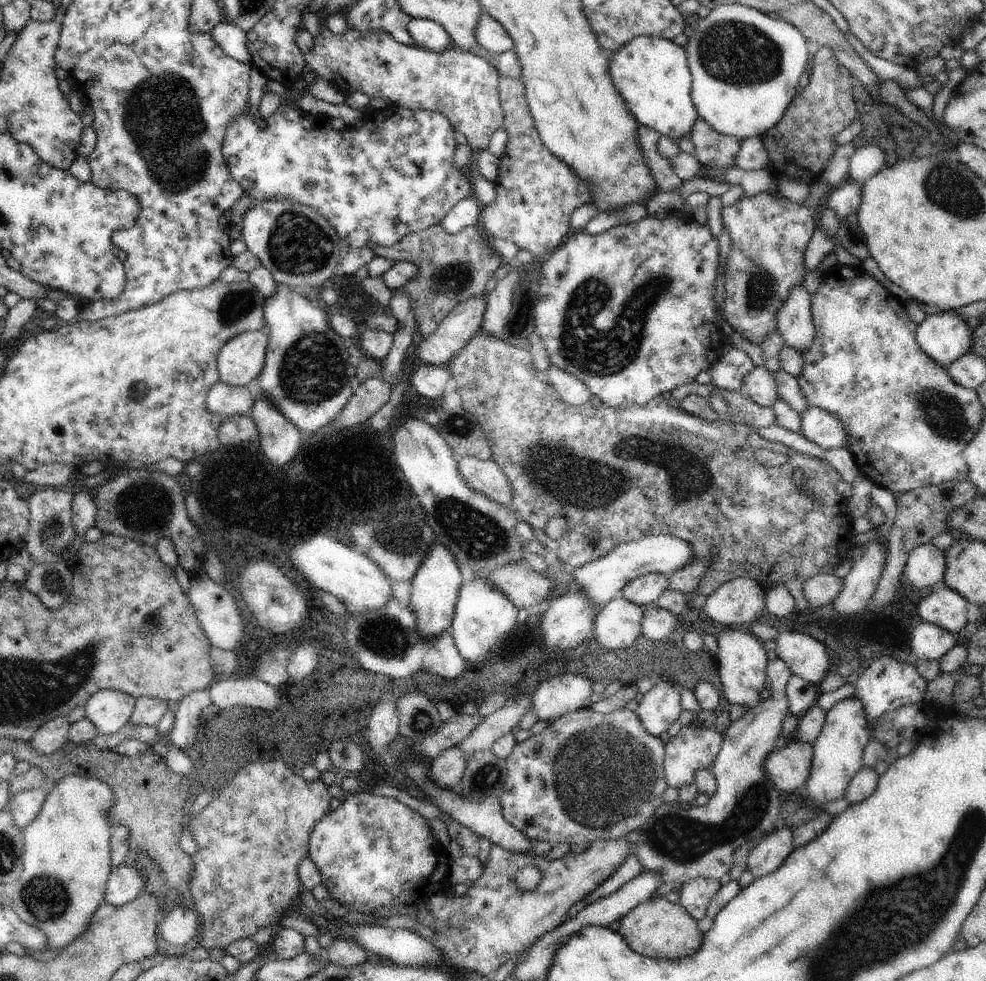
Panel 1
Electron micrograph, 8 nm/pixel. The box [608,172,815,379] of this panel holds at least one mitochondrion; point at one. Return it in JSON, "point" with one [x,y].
{"point":[761,284]}

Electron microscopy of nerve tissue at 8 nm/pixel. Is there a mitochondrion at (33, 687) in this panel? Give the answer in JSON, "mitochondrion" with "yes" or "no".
{"mitochondrion":"yes"}

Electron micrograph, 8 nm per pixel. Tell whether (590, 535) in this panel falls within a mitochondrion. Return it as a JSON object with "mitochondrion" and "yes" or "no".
{"mitochondrion":"yes"}

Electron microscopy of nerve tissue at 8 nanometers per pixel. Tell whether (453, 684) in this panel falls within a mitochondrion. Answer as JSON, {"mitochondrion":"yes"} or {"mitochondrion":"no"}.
{"mitochondrion":"no"}

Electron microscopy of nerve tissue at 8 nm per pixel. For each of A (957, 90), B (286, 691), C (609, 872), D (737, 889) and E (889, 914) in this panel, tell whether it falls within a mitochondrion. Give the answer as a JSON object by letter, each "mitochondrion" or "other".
{"A":"other","B":"other","C":"other","D":"other","E":"mitochondrion"}

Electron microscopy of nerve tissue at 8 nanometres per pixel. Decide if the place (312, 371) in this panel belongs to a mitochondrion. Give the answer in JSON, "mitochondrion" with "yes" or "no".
{"mitochondrion":"yes"}

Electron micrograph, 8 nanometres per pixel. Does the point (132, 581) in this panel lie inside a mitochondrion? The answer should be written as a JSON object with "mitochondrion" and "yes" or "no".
{"mitochondrion":"no"}

